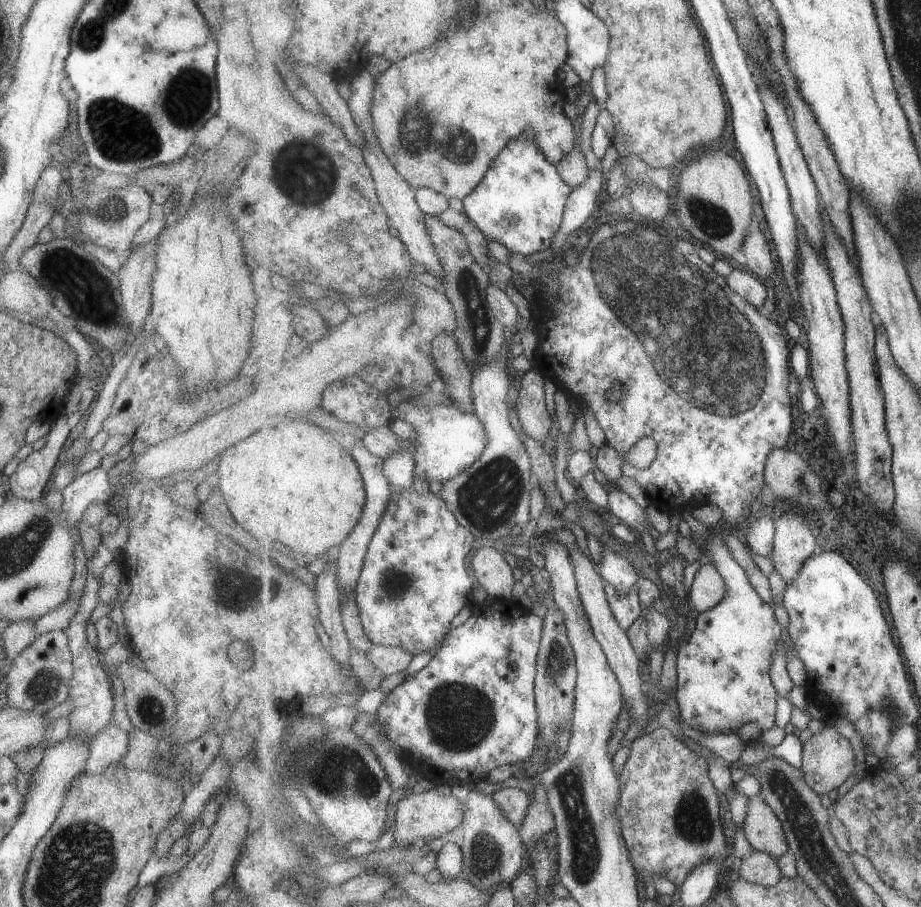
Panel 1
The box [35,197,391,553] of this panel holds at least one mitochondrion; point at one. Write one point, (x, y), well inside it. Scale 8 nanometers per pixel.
(87, 292)

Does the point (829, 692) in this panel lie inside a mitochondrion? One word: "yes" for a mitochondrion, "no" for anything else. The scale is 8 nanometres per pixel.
no

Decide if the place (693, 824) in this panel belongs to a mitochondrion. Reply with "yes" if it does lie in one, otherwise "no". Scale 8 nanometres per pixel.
yes

